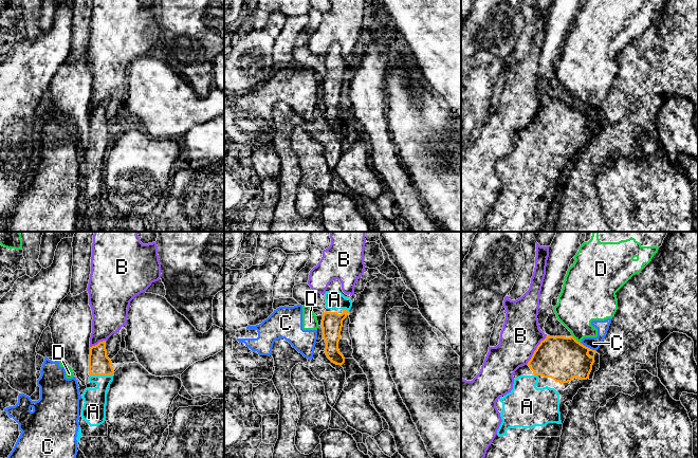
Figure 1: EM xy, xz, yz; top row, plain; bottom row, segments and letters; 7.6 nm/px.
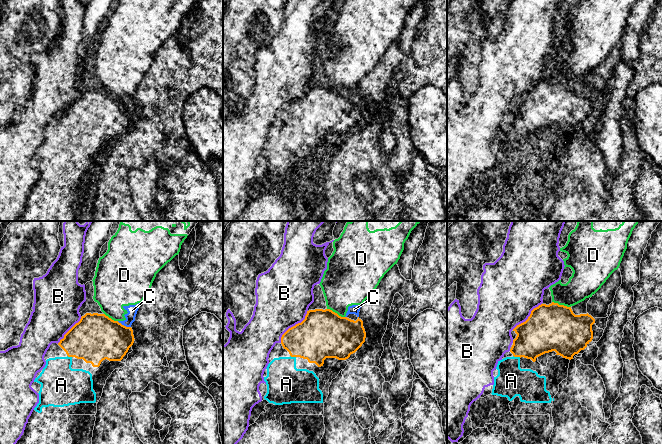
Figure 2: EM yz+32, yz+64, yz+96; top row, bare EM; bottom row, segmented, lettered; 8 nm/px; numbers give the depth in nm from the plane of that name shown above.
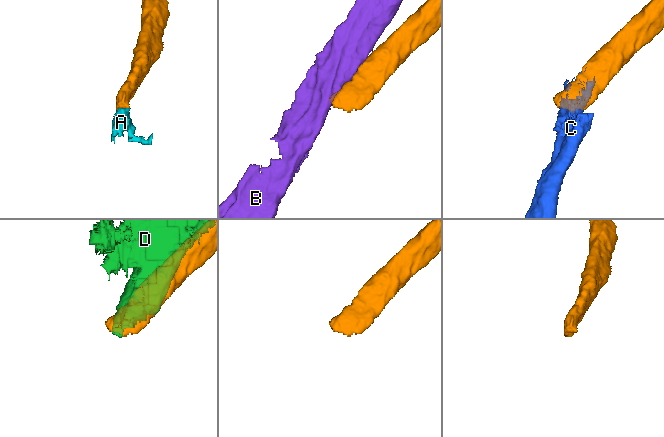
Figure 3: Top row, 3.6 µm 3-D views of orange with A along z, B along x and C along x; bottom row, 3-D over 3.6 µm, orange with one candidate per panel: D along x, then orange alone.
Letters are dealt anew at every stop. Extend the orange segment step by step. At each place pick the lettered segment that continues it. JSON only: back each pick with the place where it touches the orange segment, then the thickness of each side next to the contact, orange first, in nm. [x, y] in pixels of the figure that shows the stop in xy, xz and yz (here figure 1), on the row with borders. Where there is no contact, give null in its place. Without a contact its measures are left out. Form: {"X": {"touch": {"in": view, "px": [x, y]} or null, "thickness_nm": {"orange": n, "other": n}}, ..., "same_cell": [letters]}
{"A": {"touch": {"in": "xy", "px": [102, 374]}, "thickness_nm": {"orange": 170, "other": 180}}, "same_cell": ["A"]}

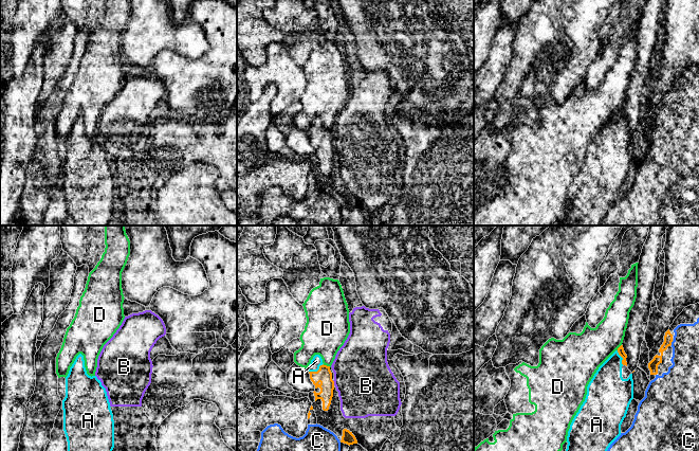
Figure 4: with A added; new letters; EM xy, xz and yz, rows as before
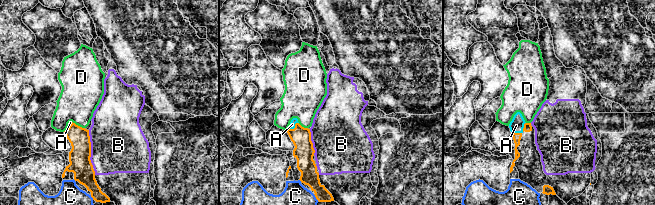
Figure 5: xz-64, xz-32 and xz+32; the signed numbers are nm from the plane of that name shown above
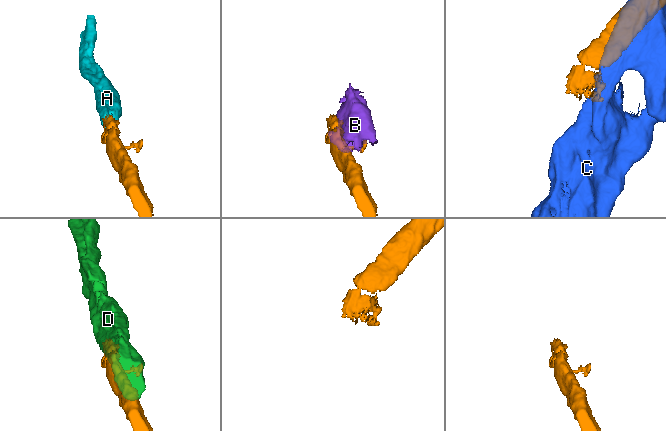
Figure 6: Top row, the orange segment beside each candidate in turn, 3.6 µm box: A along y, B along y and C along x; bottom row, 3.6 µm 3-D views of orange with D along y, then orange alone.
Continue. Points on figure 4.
{"A": {"touch": {"in": "xz", "px": [317, 371]}, "thickness_nm": {"orange": 120, "other": 80}}, "same_cell": ["A"]}

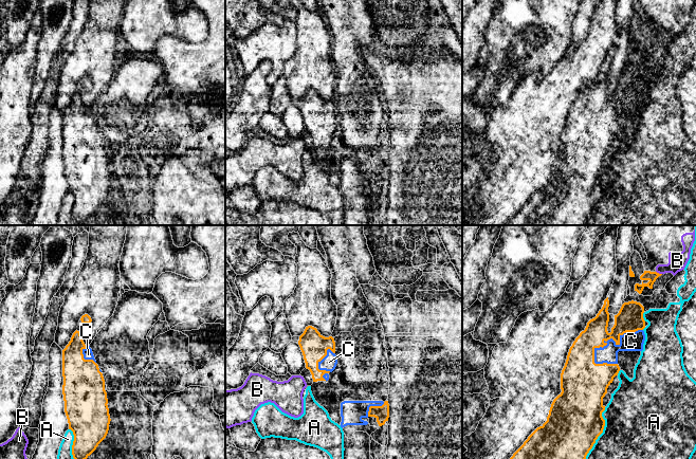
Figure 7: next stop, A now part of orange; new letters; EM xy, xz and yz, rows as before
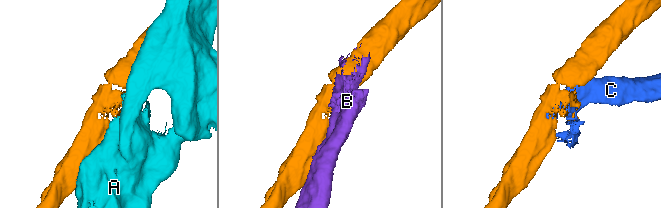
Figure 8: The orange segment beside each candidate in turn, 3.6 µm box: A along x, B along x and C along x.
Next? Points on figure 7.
{"same_cell": []}

